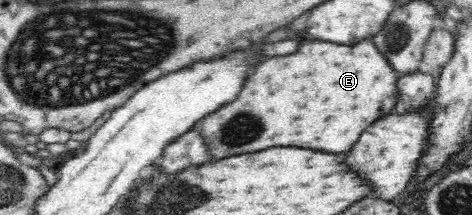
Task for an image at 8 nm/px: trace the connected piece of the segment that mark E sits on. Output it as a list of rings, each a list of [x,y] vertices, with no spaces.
[[[313,40],[301,44],[297,54],[265,60],[250,74],[232,103],[200,120],[212,160],[273,146],[349,152],[363,130],[392,112],[396,102],[397,76],[369,40],[355,46]]]

